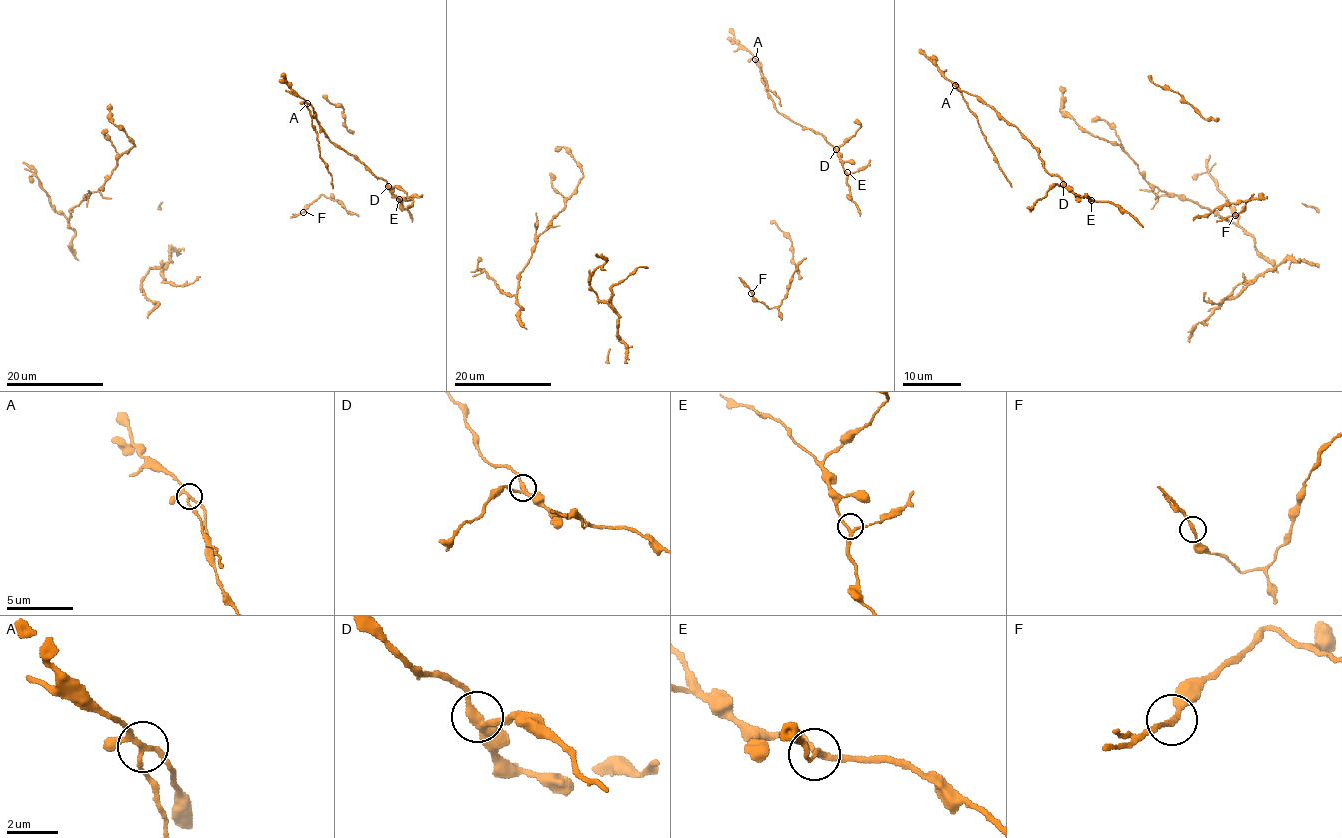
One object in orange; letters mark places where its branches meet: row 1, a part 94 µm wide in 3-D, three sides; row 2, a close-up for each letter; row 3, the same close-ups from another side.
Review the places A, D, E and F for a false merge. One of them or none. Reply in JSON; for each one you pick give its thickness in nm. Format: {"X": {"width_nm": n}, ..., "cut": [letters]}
{"A": {"width_nm": 200}, "cut": ["A"]}

